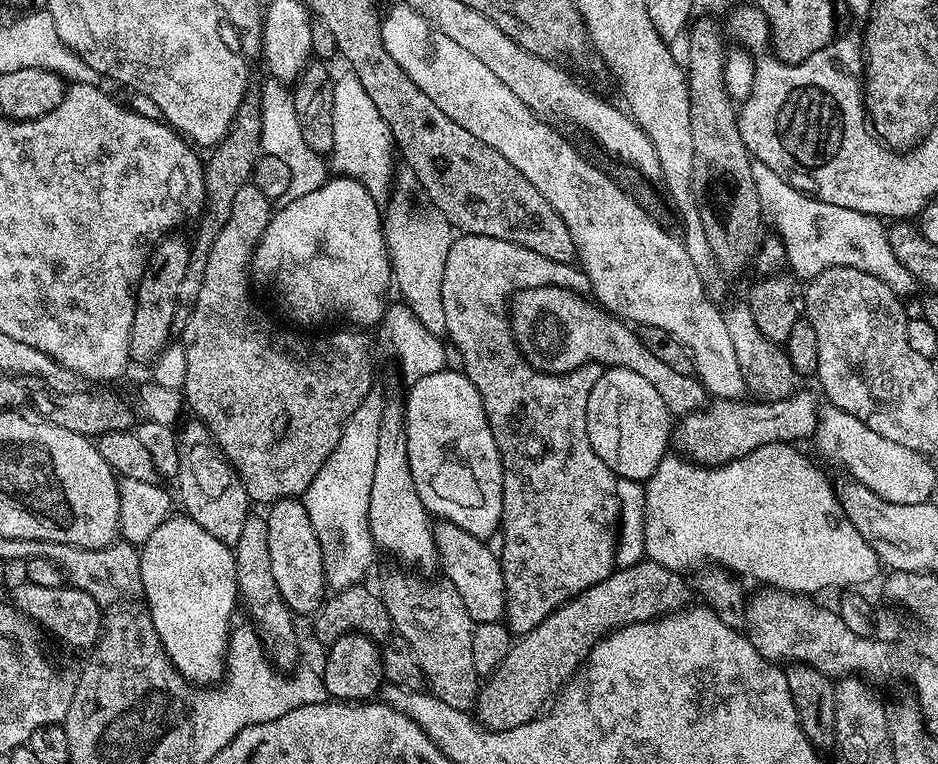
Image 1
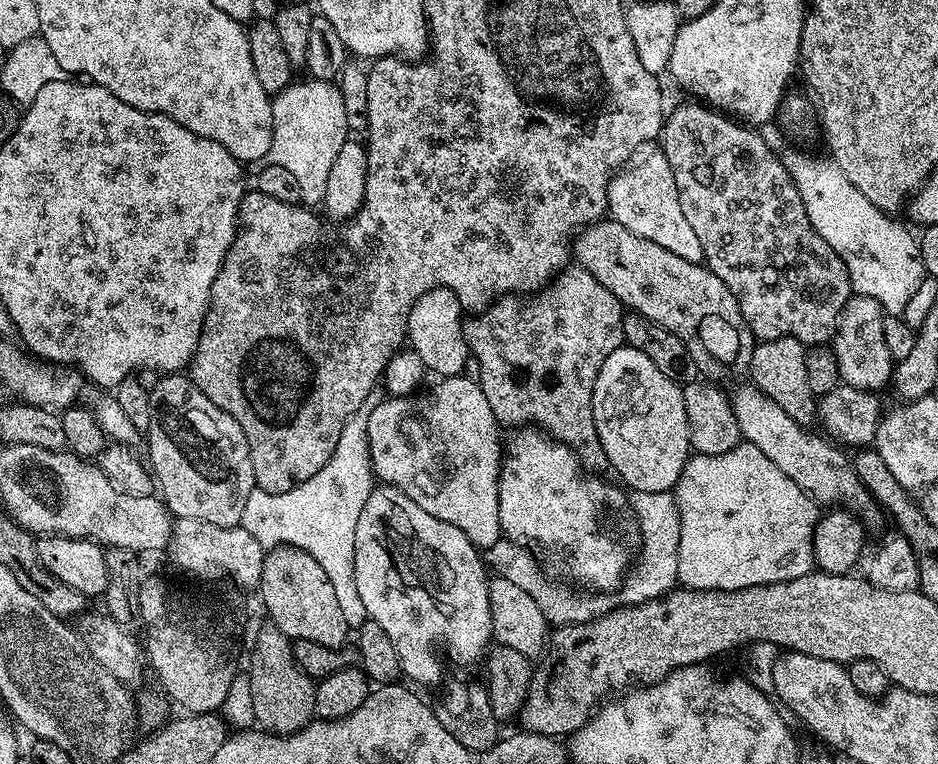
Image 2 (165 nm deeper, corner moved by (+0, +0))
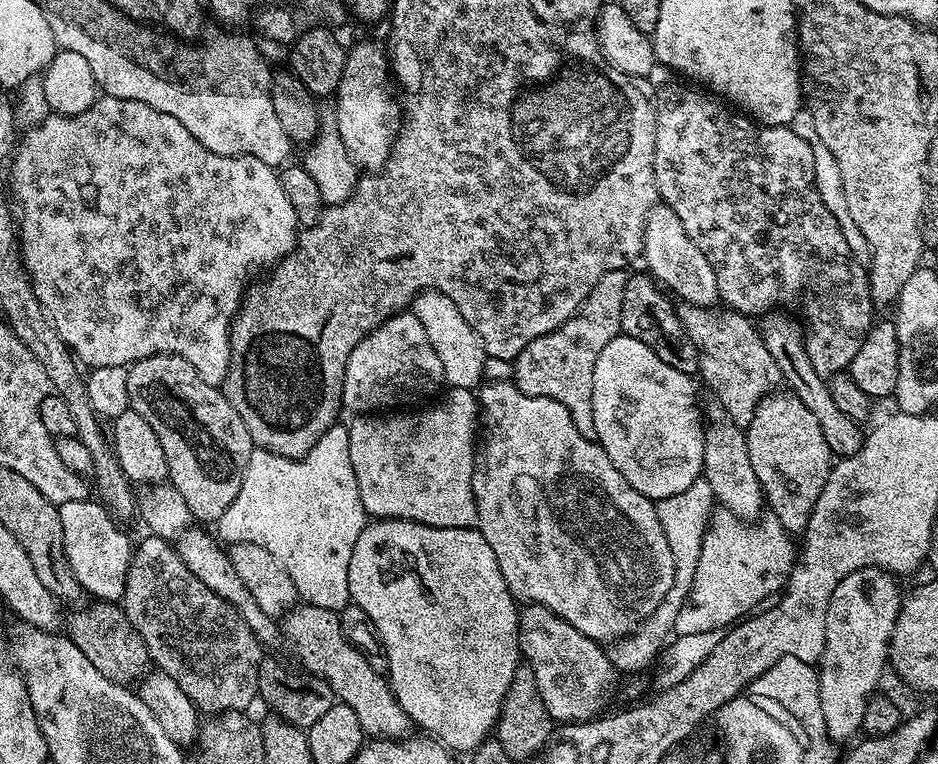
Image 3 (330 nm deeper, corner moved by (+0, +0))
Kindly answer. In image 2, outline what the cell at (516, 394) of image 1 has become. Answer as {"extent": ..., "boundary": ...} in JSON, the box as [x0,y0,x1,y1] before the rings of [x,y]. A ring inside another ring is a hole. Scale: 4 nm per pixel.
{"extent":[464,266,625,473],"boundary":[[[569,266],[547,288],[542,288],[539,292],[529,295],[527,299],[516,294],[504,296],[490,305],[484,312],[469,315],[464,320],[464,337],[468,343],[471,359],[474,361],[474,368],[476,364],[477,373],[475,372],[475,375],[478,377],[480,389],[482,394],[486,394],[486,402],[490,402],[490,410],[494,410],[494,418],[497,424],[501,426],[507,426],[507,424],[516,424],[512,426],[535,426],[547,432],[552,439],[566,445],[579,458],[580,463],[584,465],[589,473],[603,473],[608,468],[608,459],[606,458],[606,450],[602,450],[598,430],[594,426],[594,406],[592,405],[594,382],[598,378],[598,370],[602,370],[602,362],[606,362],[606,358],[610,358],[610,354],[614,354],[614,350],[618,350],[624,344],[622,322],[624,321],[625,311],[624,305],[618,302],[618,298],[614,298],[614,294],[610,294],[610,290],[606,290],[606,286],[602,286],[602,282],[598,282],[598,278],[594,278],[594,274],[590,274],[585,268],[579,266]]]}

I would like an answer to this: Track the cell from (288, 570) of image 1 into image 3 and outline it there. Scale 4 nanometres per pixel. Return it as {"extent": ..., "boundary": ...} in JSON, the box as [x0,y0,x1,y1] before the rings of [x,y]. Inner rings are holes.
{"extent":[282,603,413,740],"boundary":[[[301,603],[282,618],[282,640],[300,659],[299,667],[322,678],[334,690],[339,703],[350,706],[362,725],[365,737],[374,740],[403,740],[413,731],[412,719],[402,710],[392,692],[392,685],[370,666],[368,657],[348,643],[342,634],[340,617],[335,612],[313,604]]]}

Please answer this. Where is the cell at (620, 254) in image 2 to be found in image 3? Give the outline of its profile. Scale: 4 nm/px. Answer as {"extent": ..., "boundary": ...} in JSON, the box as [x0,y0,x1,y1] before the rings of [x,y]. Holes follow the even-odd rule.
{"extent":[679,304,782,429],"boundary":[[[697,304],[679,305],[680,321],[694,342],[700,359],[699,379],[712,384],[715,399],[724,407],[724,415],[737,428],[747,429],[762,397],[777,391],[782,377],[778,362],[770,358],[761,329],[751,319],[727,306],[703,308]]]}

